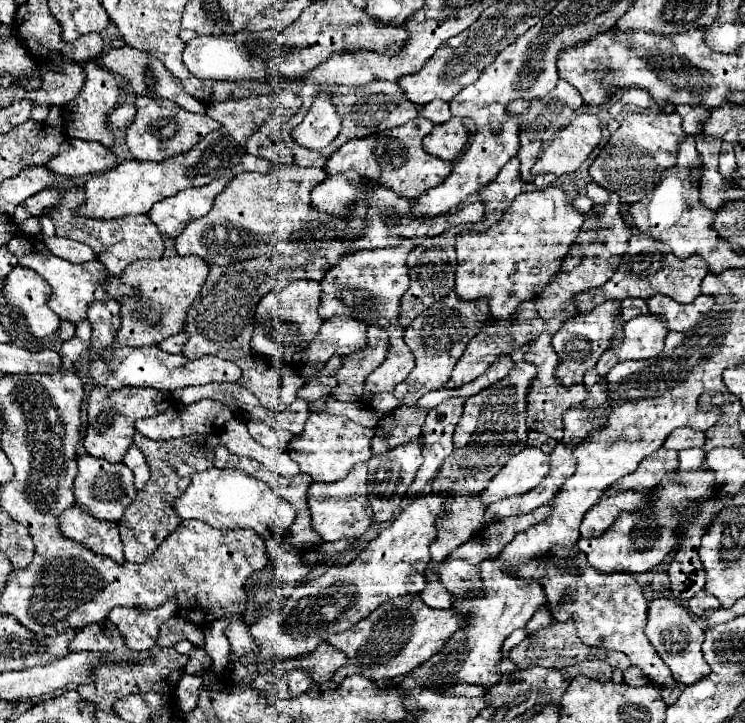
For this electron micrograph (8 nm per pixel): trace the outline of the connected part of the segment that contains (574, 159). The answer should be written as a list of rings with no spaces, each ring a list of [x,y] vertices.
[[[576,115],[574,123],[564,127],[540,155],[540,171],[552,171],[556,177],[570,175],[598,143],[600,119],[596,115]]]

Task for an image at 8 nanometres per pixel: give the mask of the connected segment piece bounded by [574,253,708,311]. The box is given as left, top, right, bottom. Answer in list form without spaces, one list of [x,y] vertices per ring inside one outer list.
[[[654,253],[654,255],[636,255],[630,257],[628,261],[622,263],[622,269],[618,267],[614,275],[596,289],[582,291],[574,295],[574,305],[580,311],[592,311],[592,307],[608,301],[608,299],[618,299],[624,301],[626,297],[640,297],[648,299],[654,293],[668,295],[670,299],[678,303],[692,303],[696,295],[700,295],[700,283],[708,274],[708,264],[698,255],[694,255],[685,260],[676,259],[672,253]]]

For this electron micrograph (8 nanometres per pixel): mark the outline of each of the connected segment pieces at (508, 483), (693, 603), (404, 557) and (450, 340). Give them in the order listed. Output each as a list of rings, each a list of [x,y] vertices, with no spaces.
[[[524,447],[490,479],[490,487],[484,489],[478,499],[484,505],[500,501],[504,497],[520,495],[536,487],[548,475],[548,455],[536,447]]]
[[[700,591],[698,595],[694,595],[690,601],[688,601],[688,609],[694,613],[694,615],[702,615],[704,609],[716,609],[720,607],[718,599],[714,595],[708,595],[706,591]]]
[[[446,491],[444,493],[424,493],[424,495],[420,495],[416,501],[412,501],[394,519],[394,523],[390,527],[386,527],[380,535],[370,539],[366,543],[366,547],[356,555],[354,561],[350,561],[346,565],[330,565],[324,575],[320,575],[314,581],[306,581],[306,583],[302,583],[302,587],[298,587],[300,597],[288,597],[280,611],[270,613],[266,617],[254,621],[250,625],[250,635],[256,641],[256,649],[242,655],[240,661],[244,665],[250,665],[250,663],[266,661],[270,657],[296,657],[296,655],[310,653],[310,651],[314,651],[316,645],[326,641],[328,635],[342,633],[342,631],[354,627],[360,619],[364,619],[368,613],[372,613],[380,603],[384,603],[388,599],[394,599],[394,597],[400,597],[400,595],[420,593],[424,589],[424,571],[426,571],[426,565],[430,561],[428,545],[436,537],[434,521],[436,521],[436,515],[442,513],[444,495],[446,495]]]
[[[480,299],[480,303],[462,303],[462,311],[458,311],[456,307],[452,311],[450,305],[432,305],[430,311],[430,317],[416,317],[416,321],[412,321],[408,329],[404,329],[404,341],[416,357],[416,367],[402,383],[394,387],[394,397],[400,403],[416,403],[424,393],[444,389],[450,381],[456,361],[466,349],[466,343],[492,321],[492,315],[488,315],[488,303],[484,303],[484,299]]]

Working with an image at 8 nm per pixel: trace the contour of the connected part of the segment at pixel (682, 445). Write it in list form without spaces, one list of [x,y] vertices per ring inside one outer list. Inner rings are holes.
[[[676,429],[676,431],[672,431],[668,435],[664,447],[682,451],[682,449],[690,449],[690,447],[704,447],[704,443],[706,443],[706,435],[704,433],[688,431],[688,429]]]

